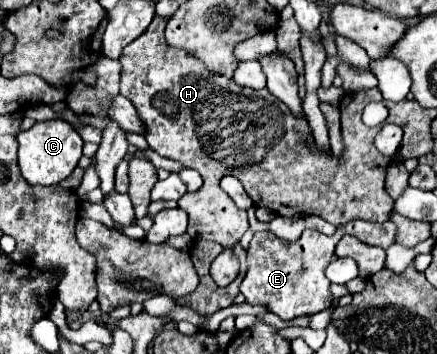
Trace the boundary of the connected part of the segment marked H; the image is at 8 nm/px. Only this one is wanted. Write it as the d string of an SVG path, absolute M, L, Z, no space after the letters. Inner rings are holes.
M155 16L143 36L125 46L121 56L121 94L133 102L141 120L147 126L147 142L149 146L171 160L179 160L187 168L197 170L203 176L203 186L197 192L185 194L179 200L179 208L189 214L187 234L193 240L213 240L227 248L227 238L241 238L247 232L247 212L239 210L235 202L219 188L219 180L227 174L235 176L245 192L255 200L255 206L265 206L279 216L295 216L295 214L315 214L325 218L327 222L341 226L351 220L369 220L369 222L385 222L389 220L389 212L393 208L393 198L385 192L385 170L395 158L387 158L377 152L373 140L381 126L367 128L361 122L361 112L369 102L383 102L381 92L377 88L359 90L345 96L345 104L341 106L341 128L345 140L345 158L337 160L331 154L319 152L315 140L311 136L311 128L303 118L295 118L291 110L269 94L267 88L253 90L239 86L237 82L211 74L203 62L199 62L193 54L181 48L173 48L165 42L165 26L167 18Z

